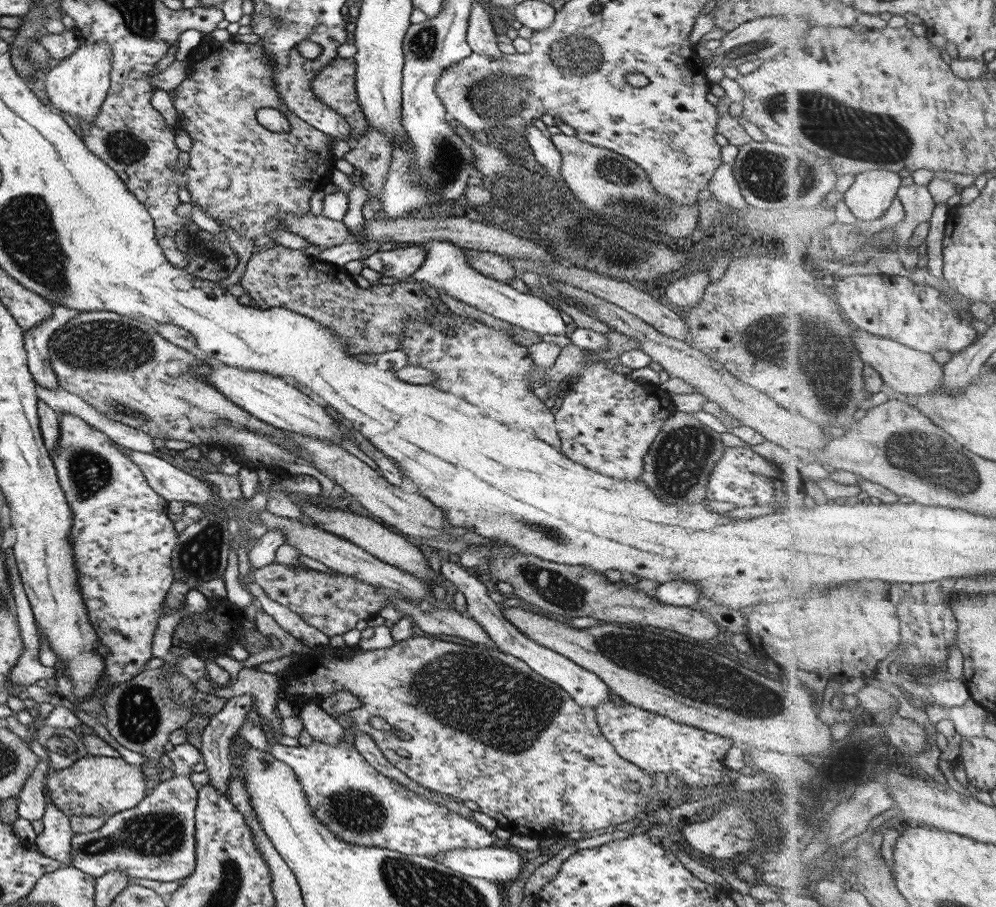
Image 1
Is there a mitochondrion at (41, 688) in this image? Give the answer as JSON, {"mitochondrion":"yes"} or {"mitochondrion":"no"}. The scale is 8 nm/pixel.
{"mitochondrion":"no"}

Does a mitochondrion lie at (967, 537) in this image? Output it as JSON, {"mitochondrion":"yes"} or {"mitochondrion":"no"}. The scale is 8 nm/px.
{"mitochondrion":"no"}

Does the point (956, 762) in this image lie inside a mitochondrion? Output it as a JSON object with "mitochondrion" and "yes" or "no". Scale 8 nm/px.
{"mitochondrion":"no"}

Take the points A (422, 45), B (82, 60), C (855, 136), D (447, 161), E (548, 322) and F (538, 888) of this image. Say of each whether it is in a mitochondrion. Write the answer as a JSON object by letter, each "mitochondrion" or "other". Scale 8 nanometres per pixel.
{"A":"mitochondrion","B":"other","C":"mitochondrion","D":"mitochondrion","E":"other","F":"other"}

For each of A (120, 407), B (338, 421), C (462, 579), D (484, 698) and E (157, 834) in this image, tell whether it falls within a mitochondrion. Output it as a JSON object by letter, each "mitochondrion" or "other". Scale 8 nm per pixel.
{"A":"mitochondrion","B":"other","C":"other","D":"mitochondrion","E":"mitochondrion"}

